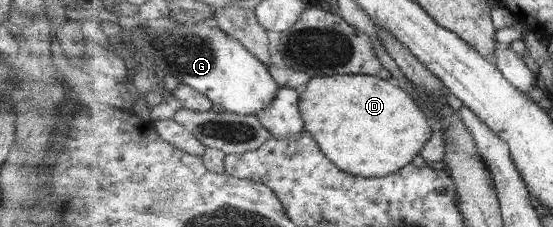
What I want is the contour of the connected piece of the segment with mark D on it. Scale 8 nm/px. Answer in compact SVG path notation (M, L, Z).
M361 74L312 77L300 92L299 107L305 131L315 138L321 151L338 168L353 175L382 178L411 163L417 163L419 151L433 137L429 117L421 111L414 97L398 87L393 80Z

